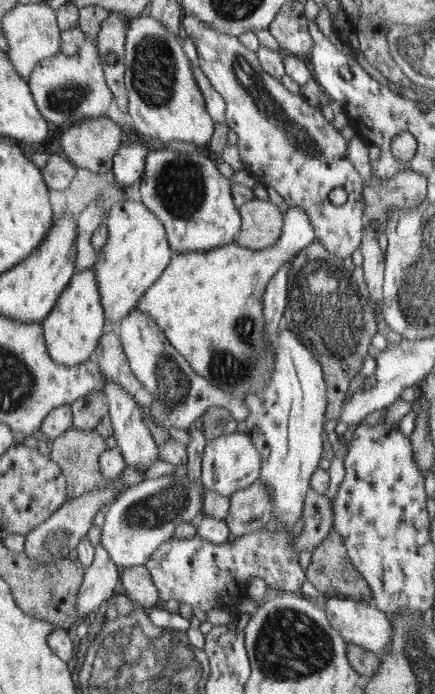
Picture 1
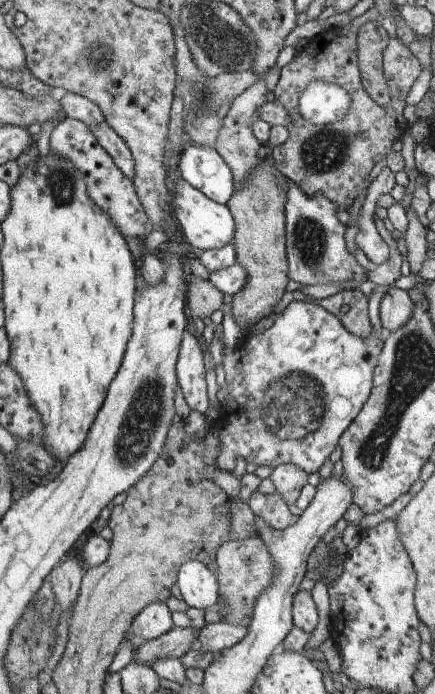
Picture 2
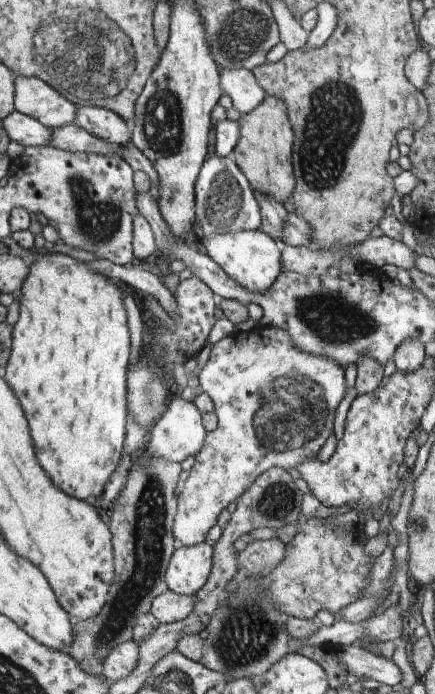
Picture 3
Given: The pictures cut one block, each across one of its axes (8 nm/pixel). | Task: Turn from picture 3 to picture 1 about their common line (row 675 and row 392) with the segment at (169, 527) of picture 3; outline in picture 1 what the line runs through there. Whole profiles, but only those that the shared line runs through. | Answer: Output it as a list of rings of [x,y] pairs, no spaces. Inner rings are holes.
[[[102,390],[92,391],[71,404],[73,428],[95,430],[97,424],[108,417],[109,406]]]

